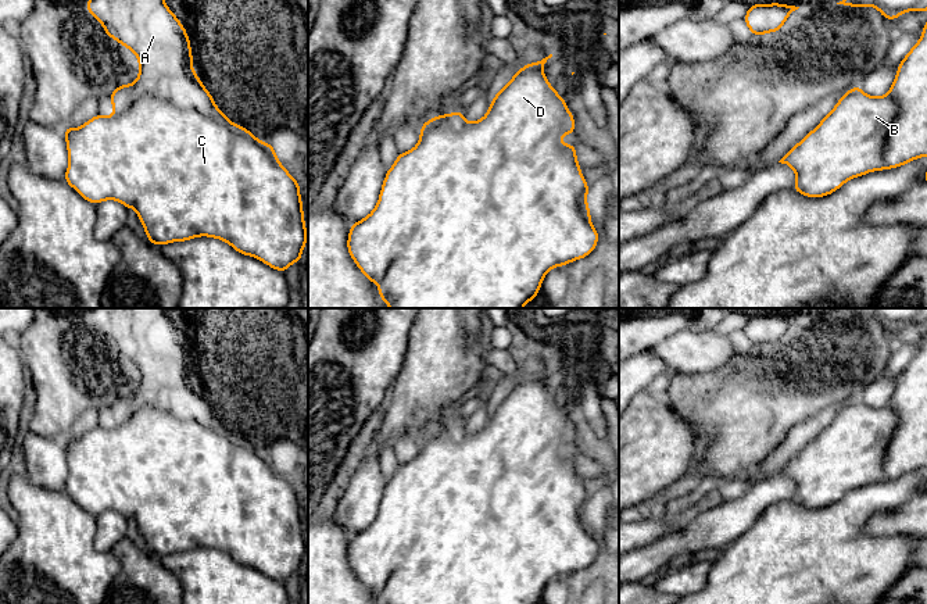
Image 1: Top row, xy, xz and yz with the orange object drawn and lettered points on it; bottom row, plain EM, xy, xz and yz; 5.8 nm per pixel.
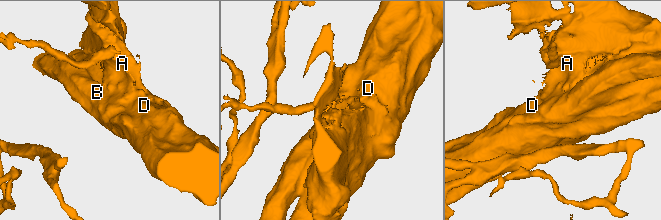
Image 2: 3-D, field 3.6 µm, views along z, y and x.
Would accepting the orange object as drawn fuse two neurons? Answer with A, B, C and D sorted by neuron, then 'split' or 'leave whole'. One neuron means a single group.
A B C D; leave whole

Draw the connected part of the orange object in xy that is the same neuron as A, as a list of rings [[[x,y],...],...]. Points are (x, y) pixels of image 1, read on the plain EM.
[[[90,308],[86,321],[100,332],[111,350],[136,365],[139,387],[135,394],[118,397],[108,407],[115,421],[111,428],[97,425],[80,439],[64,439],[69,468],[64,492],[89,514],[117,511],[126,519],[135,519],[147,551],[155,557],[210,547],[280,583],[303,572],[308,544],[300,494],[280,475],[273,457],[235,436],[215,417],[193,380],[186,340],[164,308]]]

